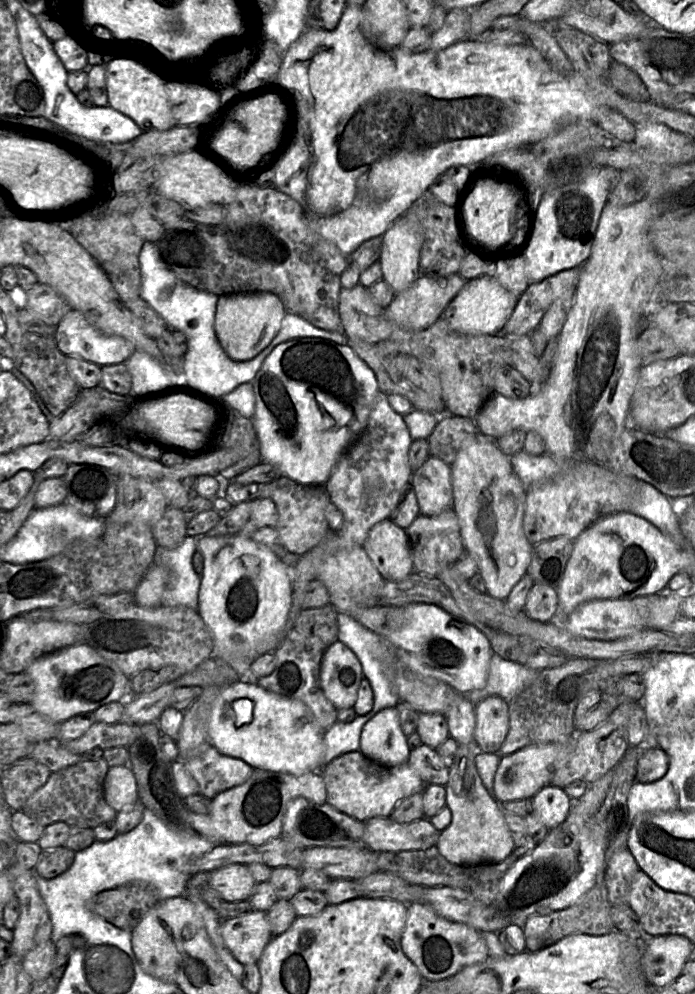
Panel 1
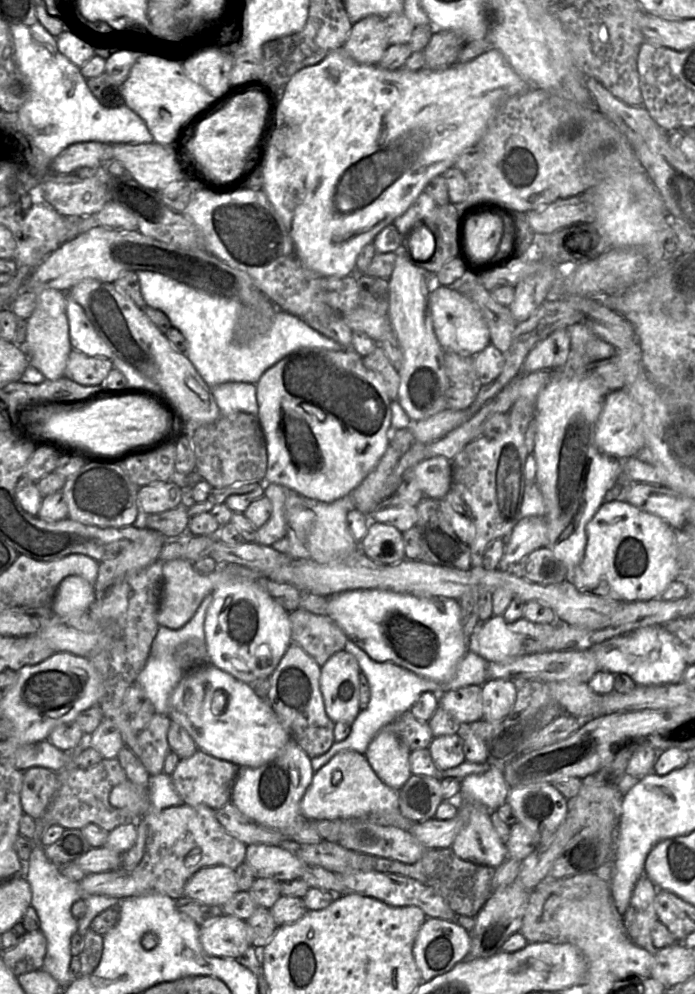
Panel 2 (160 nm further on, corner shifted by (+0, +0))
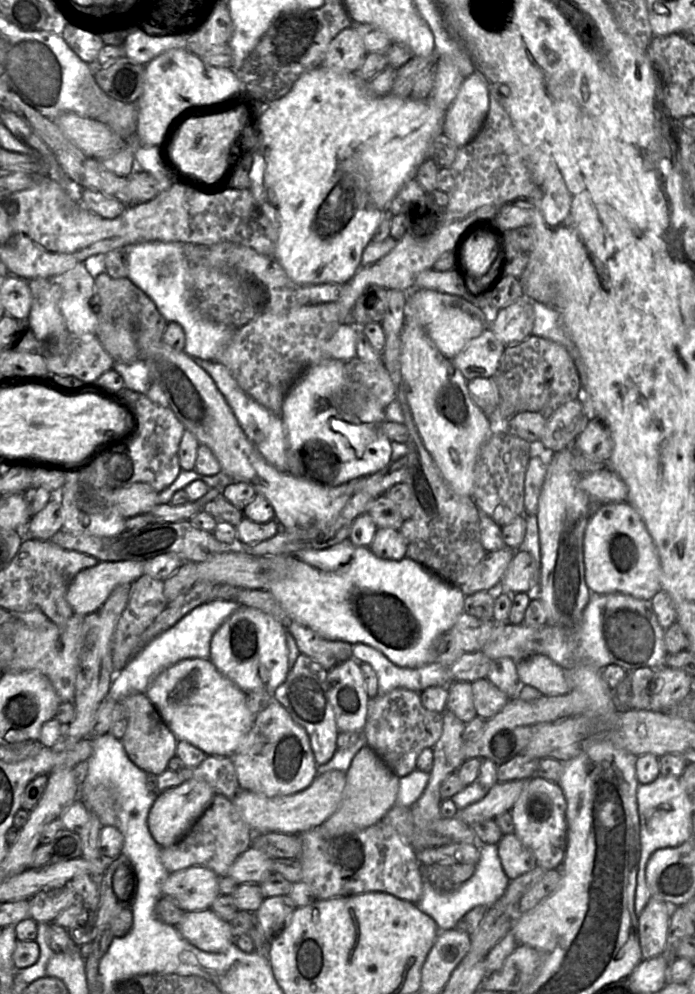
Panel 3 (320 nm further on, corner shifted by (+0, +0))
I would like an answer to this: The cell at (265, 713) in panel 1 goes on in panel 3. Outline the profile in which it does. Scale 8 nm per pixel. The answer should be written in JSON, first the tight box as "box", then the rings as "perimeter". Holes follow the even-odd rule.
{"box":[146,659,254,757],"perimeter":[[[185,659],[165,668],[152,679],[151,684],[146,690],[146,696],[156,708],[167,727],[176,736],[177,740],[189,742],[208,756],[231,757],[238,750],[241,741],[249,734],[254,724],[254,716],[246,706],[246,693],[219,672],[210,659]]]}

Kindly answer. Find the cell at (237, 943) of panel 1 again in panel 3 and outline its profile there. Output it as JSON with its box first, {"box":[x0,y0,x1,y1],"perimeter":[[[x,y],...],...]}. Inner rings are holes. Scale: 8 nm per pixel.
{"box":[175,909,234,952],"perimeter":[[[211,909],[186,912],[175,927],[190,944],[205,952],[224,952],[234,942],[229,922]]]}

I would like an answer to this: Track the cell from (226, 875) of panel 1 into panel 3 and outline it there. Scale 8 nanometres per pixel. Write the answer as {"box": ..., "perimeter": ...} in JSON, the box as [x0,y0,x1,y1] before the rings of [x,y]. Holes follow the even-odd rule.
{"box":[162,866,220,912],"perimeter":[[[191,866],[169,873],[162,886],[163,896],[172,898],[185,912],[210,909],[220,895],[218,876],[203,866]]]}

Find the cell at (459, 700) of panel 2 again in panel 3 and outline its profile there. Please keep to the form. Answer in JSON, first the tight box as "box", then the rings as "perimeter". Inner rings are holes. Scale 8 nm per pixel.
{"box":[472,677,511,720],"perimeter":[[[487,677],[472,682],[472,693],[477,716],[485,720],[495,716],[511,700]]]}

